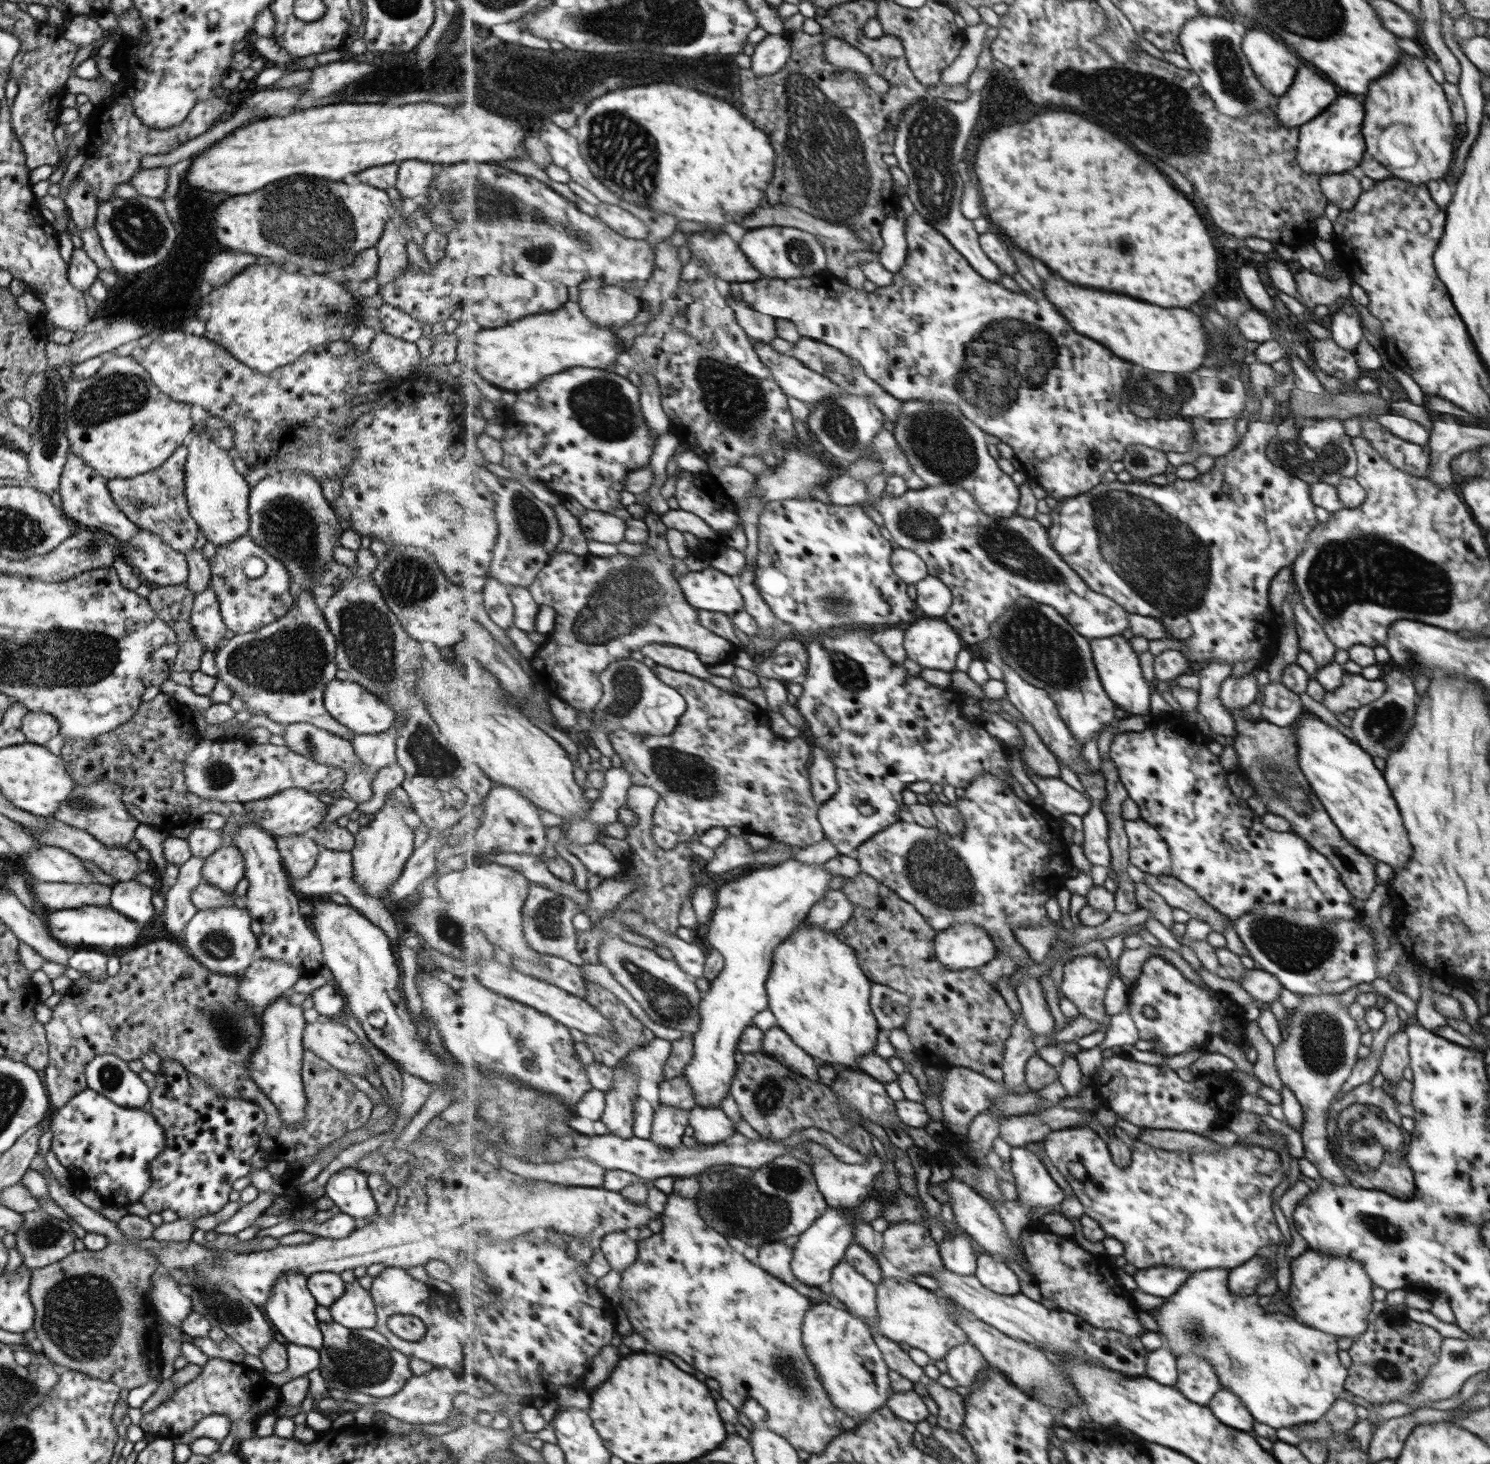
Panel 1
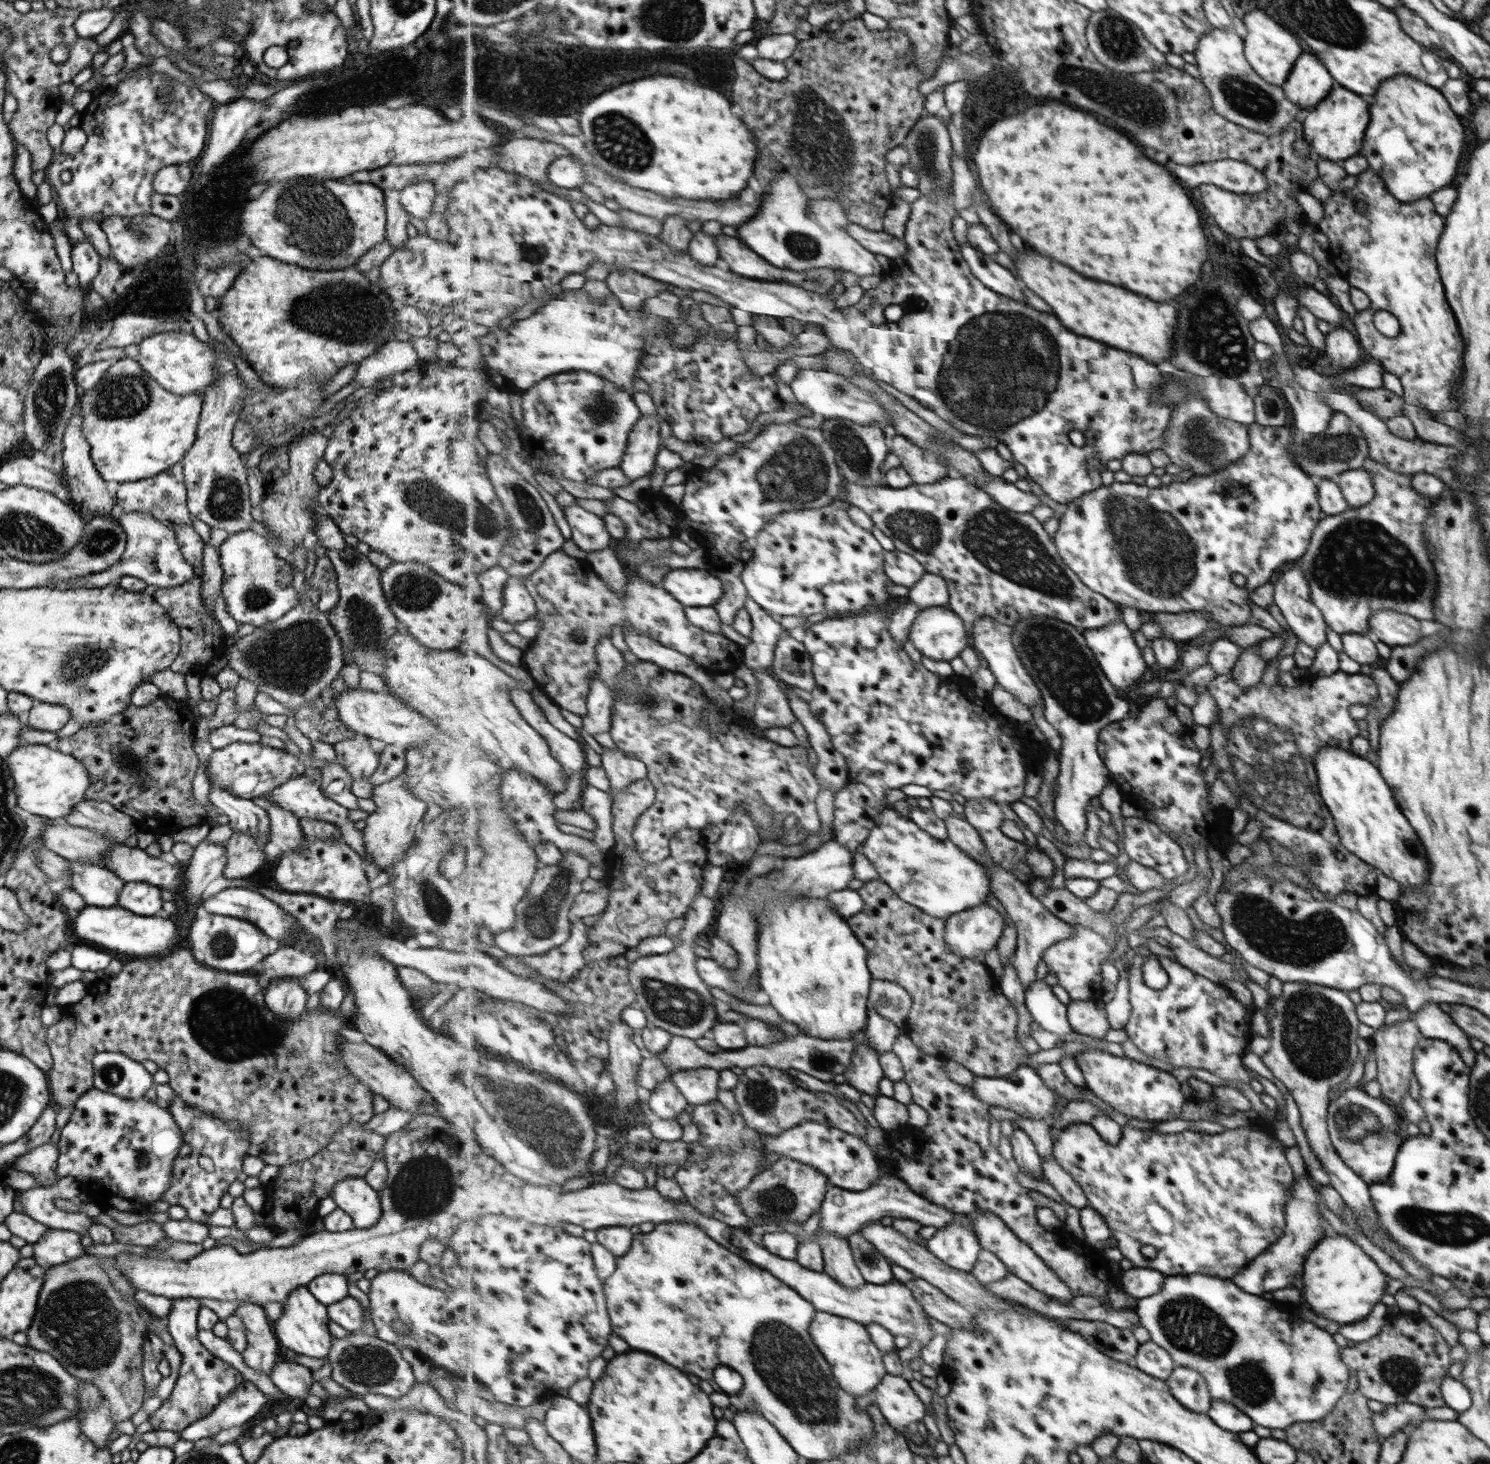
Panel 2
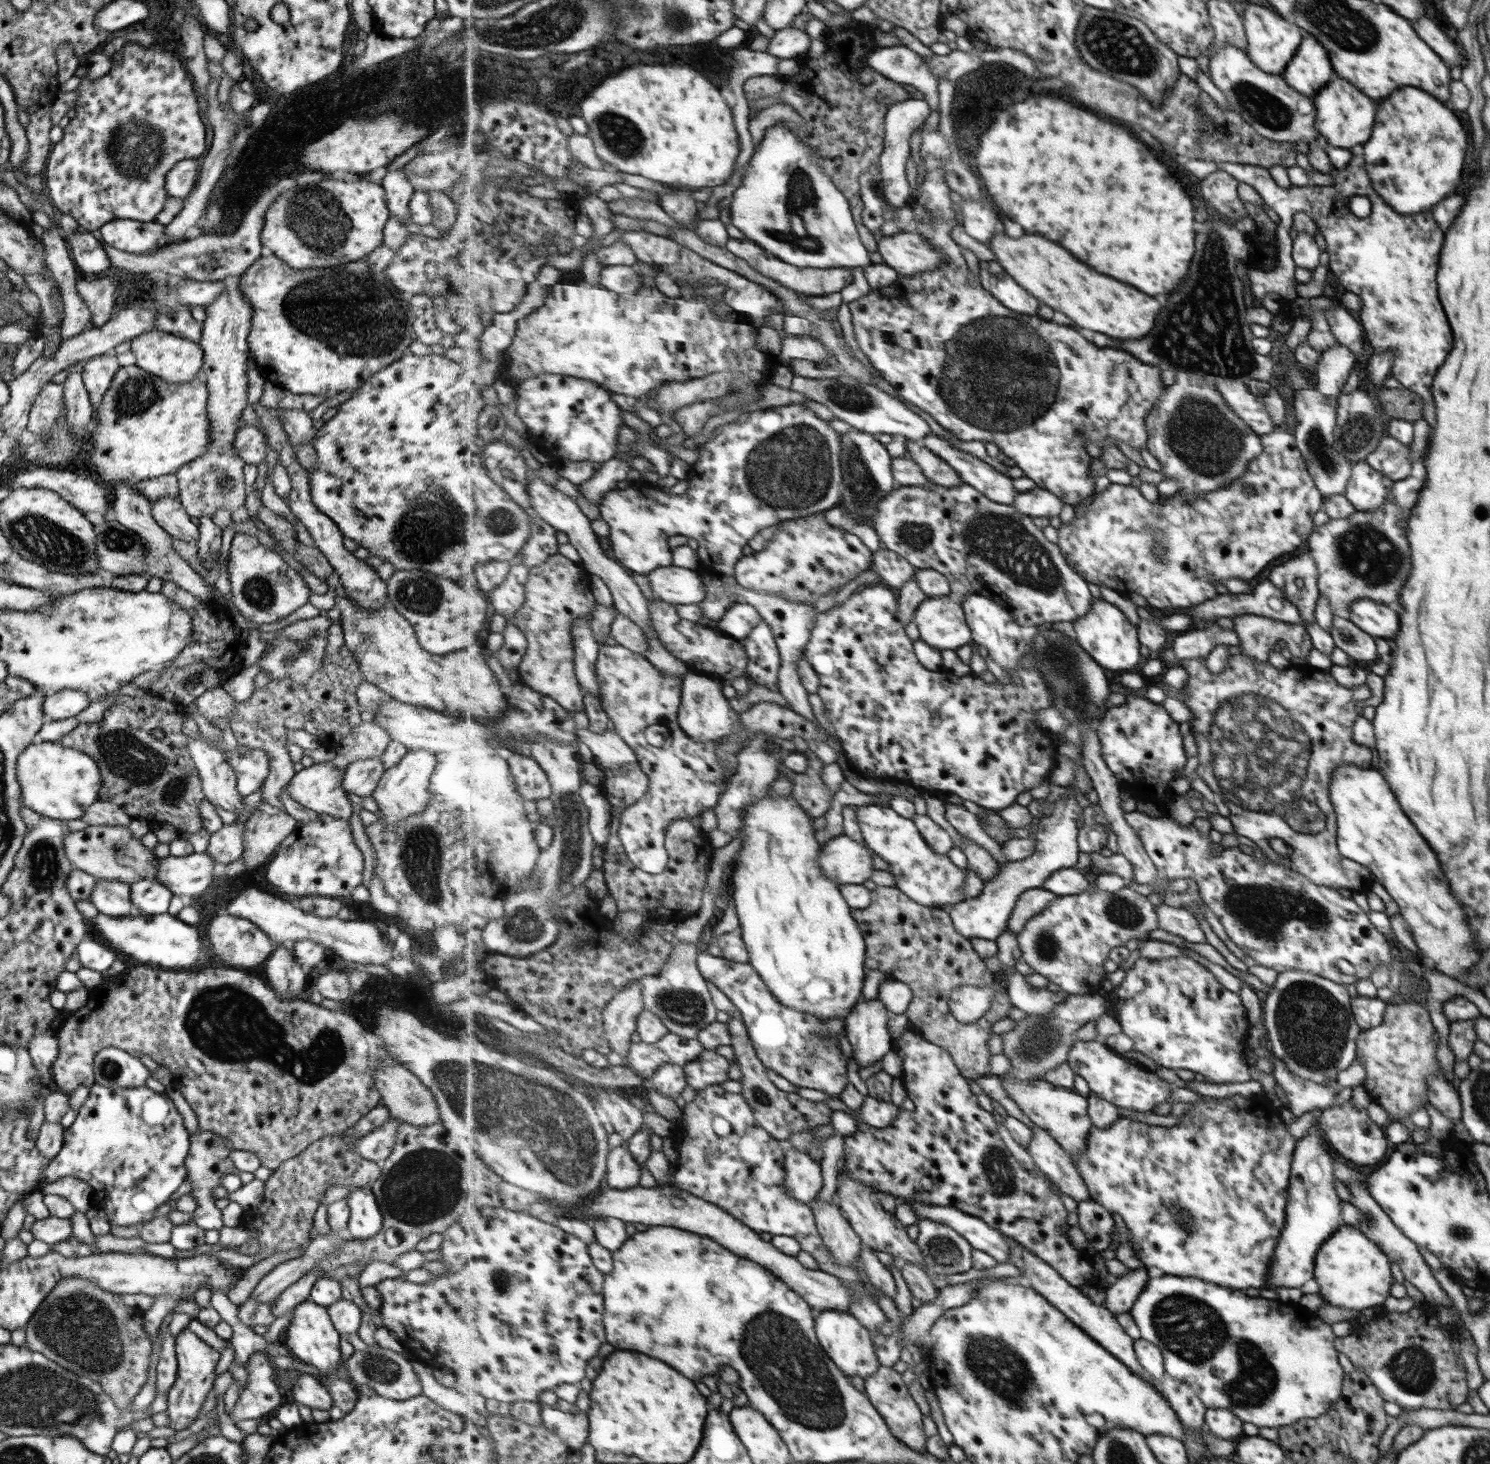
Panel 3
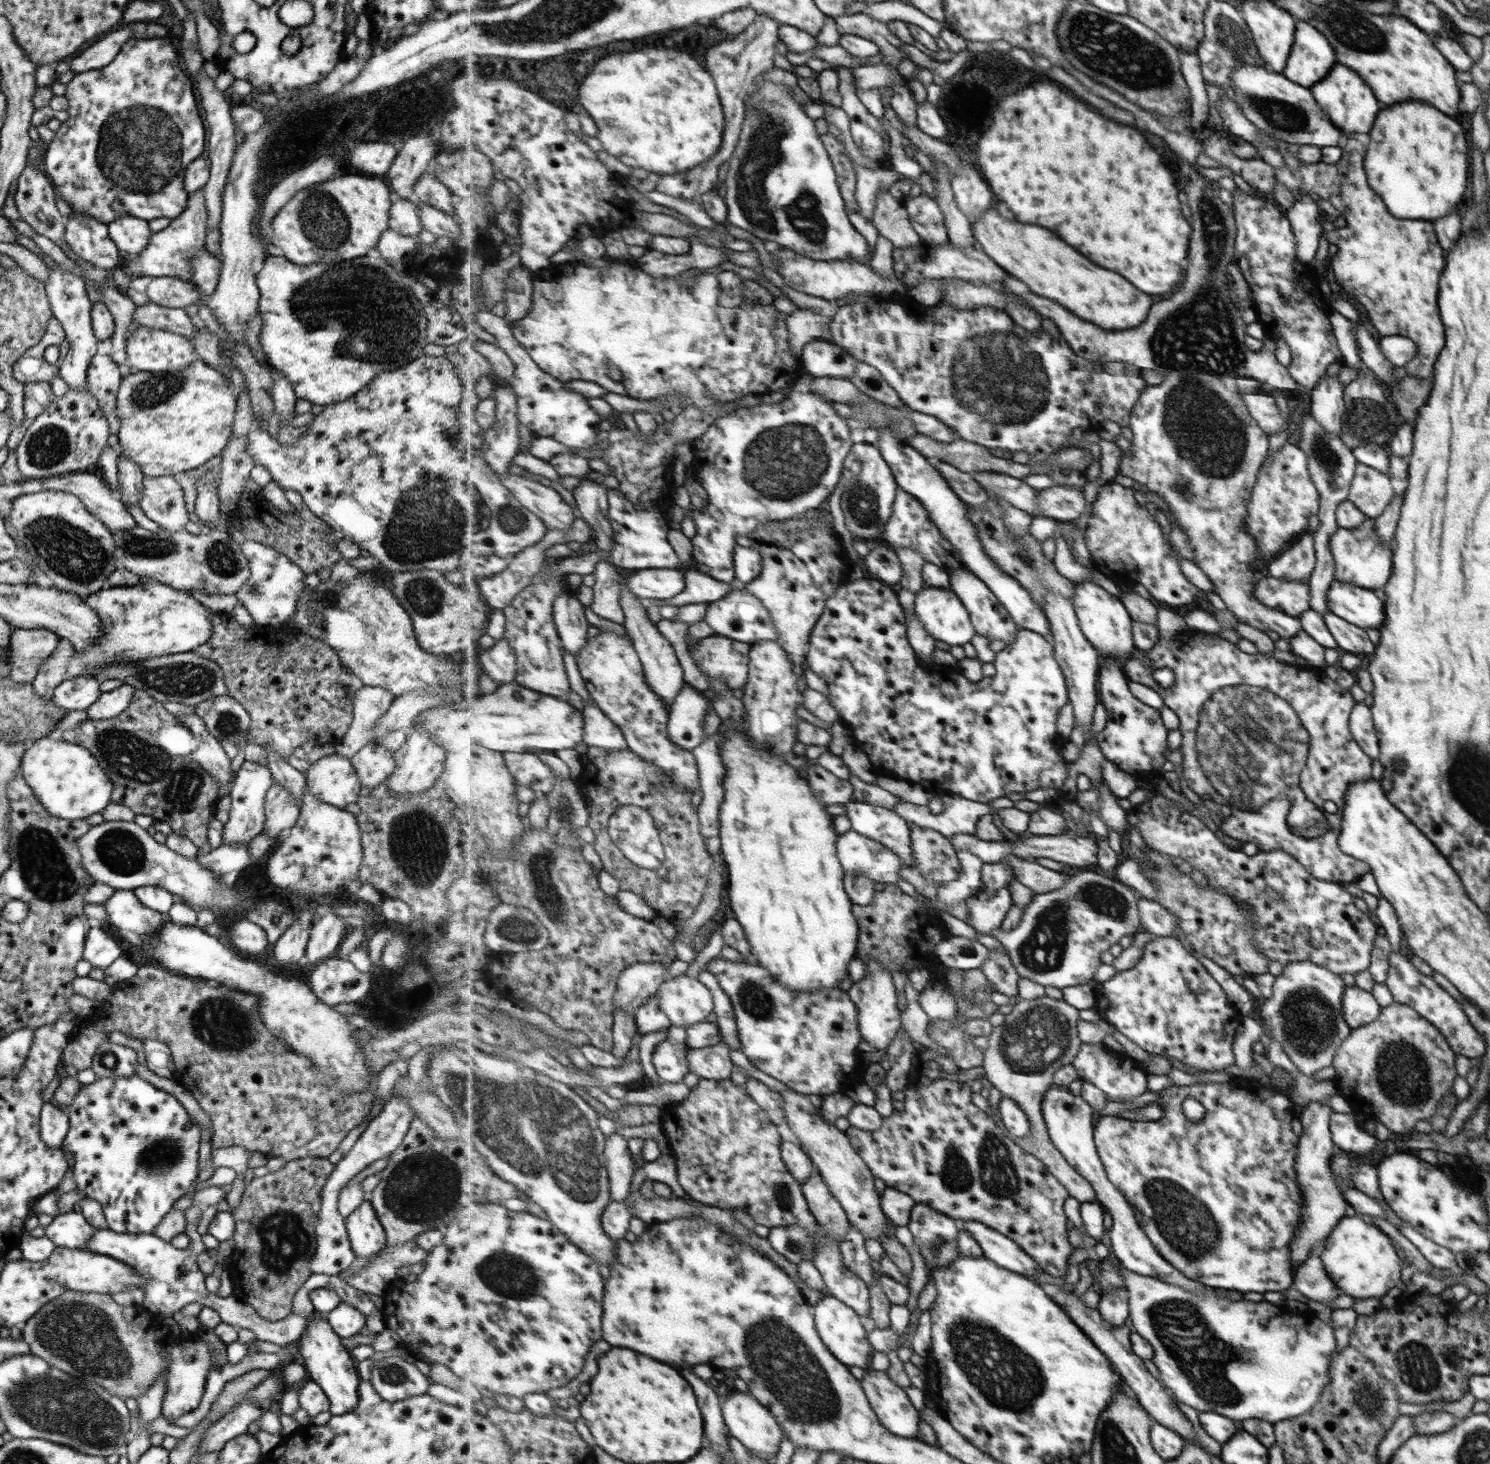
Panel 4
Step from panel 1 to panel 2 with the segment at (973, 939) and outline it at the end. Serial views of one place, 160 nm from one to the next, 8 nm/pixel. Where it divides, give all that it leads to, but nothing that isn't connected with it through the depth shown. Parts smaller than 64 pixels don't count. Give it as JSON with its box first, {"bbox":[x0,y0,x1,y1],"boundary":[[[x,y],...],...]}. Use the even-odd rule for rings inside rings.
{"bbox":[946,902,1005,960],"boundary":[[[986,902],[948,918],[946,937],[952,951],[967,959],[983,960],[1002,939],[1005,917]]]}

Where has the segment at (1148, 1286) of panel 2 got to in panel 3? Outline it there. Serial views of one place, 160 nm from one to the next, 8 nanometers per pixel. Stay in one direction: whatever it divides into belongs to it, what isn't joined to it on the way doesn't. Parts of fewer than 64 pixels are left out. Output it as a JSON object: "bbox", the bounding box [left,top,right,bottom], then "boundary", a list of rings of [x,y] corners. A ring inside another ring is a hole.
{"bbox":[1105,1268,1148,1314],"boundary":[[[1143,1268],[1131,1269],[1106,1289],[1105,1307],[1113,1314],[1129,1312],[1137,1296],[1141,1295],[1148,1276]]]}

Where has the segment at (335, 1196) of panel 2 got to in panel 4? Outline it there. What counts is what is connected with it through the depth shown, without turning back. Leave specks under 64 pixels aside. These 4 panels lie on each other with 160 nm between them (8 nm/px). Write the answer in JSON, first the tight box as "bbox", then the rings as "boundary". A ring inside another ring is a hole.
{"bbox":[344,1200,386,1258],"boundary":[[[367,1200],[344,1219],[344,1228],[355,1257],[367,1258],[386,1247],[384,1230]]]}

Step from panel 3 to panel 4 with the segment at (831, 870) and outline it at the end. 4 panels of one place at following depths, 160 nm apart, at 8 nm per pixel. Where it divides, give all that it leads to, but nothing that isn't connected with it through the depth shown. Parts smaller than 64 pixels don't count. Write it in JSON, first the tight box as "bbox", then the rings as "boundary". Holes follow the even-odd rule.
{"bbox":[837,829,904,884],"boundary":[[[852,829],[840,836],[837,848],[845,874],[866,876],[885,884],[899,882],[904,860],[892,848],[877,845],[872,838]]]}

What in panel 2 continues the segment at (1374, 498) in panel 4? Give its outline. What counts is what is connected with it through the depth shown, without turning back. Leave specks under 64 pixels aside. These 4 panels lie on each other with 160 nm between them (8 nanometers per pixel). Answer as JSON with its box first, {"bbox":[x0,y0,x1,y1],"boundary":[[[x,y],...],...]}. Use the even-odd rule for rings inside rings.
{"bbox":[1334,468,1373,509],"boundary":[[[1362,468],[1340,472],[1334,481],[1349,509],[1363,506],[1369,502],[1370,498],[1373,498],[1371,477],[1369,477],[1369,472]]]}

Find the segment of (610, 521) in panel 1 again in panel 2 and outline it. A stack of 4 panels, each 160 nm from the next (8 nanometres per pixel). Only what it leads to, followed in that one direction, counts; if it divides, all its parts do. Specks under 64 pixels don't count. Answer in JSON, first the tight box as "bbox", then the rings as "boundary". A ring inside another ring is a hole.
{"bbox":[561,506,612,552],"boundary":[[[561,506],[563,514],[571,528],[572,542],[587,552],[605,550],[611,544],[612,534],[606,527],[605,519],[581,506]]]}

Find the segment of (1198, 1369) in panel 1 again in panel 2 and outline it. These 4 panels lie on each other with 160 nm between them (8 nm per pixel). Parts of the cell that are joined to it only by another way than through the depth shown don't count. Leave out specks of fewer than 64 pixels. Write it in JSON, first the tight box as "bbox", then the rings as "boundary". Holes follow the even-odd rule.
{"bbox":[1164,1367,1210,1413],"boundary":[[[1177,1367],[1164,1380],[1171,1389],[1173,1397],[1176,1397],[1185,1408],[1192,1409],[1196,1413],[1206,1413],[1210,1407],[1210,1394],[1207,1385],[1199,1373],[1187,1367]]]}

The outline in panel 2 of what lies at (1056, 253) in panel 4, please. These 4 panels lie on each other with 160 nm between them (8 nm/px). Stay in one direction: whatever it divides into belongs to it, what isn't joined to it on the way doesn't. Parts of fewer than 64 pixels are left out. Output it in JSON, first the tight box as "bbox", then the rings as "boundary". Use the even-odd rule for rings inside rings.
{"bbox":[1017,250,1177,365],"boundary":[[[1033,250],[1021,254],[1017,268],[1027,286],[1033,288],[1041,298],[1045,298],[1053,306],[1059,320],[1067,328],[1073,328],[1073,332],[1101,340],[1105,344],[1111,344],[1113,348],[1129,350],[1155,365],[1165,362],[1171,356],[1171,338],[1177,326],[1175,306],[1135,296],[1129,290],[1113,284],[1089,280],[1079,272]]]}

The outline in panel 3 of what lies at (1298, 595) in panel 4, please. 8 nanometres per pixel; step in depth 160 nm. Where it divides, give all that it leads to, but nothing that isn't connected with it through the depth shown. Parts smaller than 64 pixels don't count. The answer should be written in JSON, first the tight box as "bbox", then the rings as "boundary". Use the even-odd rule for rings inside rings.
{"bbox":[1186,580,1302,625],"boundary":[[[1268,580],[1258,583],[1252,588],[1252,591],[1249,594],[1219,594],[1217,597],[1206,600],[1202,604],[1198,604],[1195,607],[1189,607],[1186,615],[1191,619],[1191,622],[1199,622],[1199,620],[1213,622],[1213,620],[1216,620],[1218,617],[1233,619],[1235,615],[1254,613],[1256,613],[1257,616],[1265,616],[1285,623],[1299,625],[1302,622],[1296,606],[1292,604],[1292,602],[1286,600],[1284,594],[1282,594],[1280,590],[1277,590]]]}

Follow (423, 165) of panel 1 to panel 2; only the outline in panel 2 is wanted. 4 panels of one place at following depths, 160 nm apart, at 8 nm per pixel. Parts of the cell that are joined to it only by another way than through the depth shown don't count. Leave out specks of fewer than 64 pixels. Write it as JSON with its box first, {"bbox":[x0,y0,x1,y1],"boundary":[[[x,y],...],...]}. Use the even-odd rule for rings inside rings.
{"bbox":[398,180,439,220],"boundary":[[[416,180],[400,188],[398,202],[405,213],[423,220],[439,204],[435,194],[431,181]]]}

